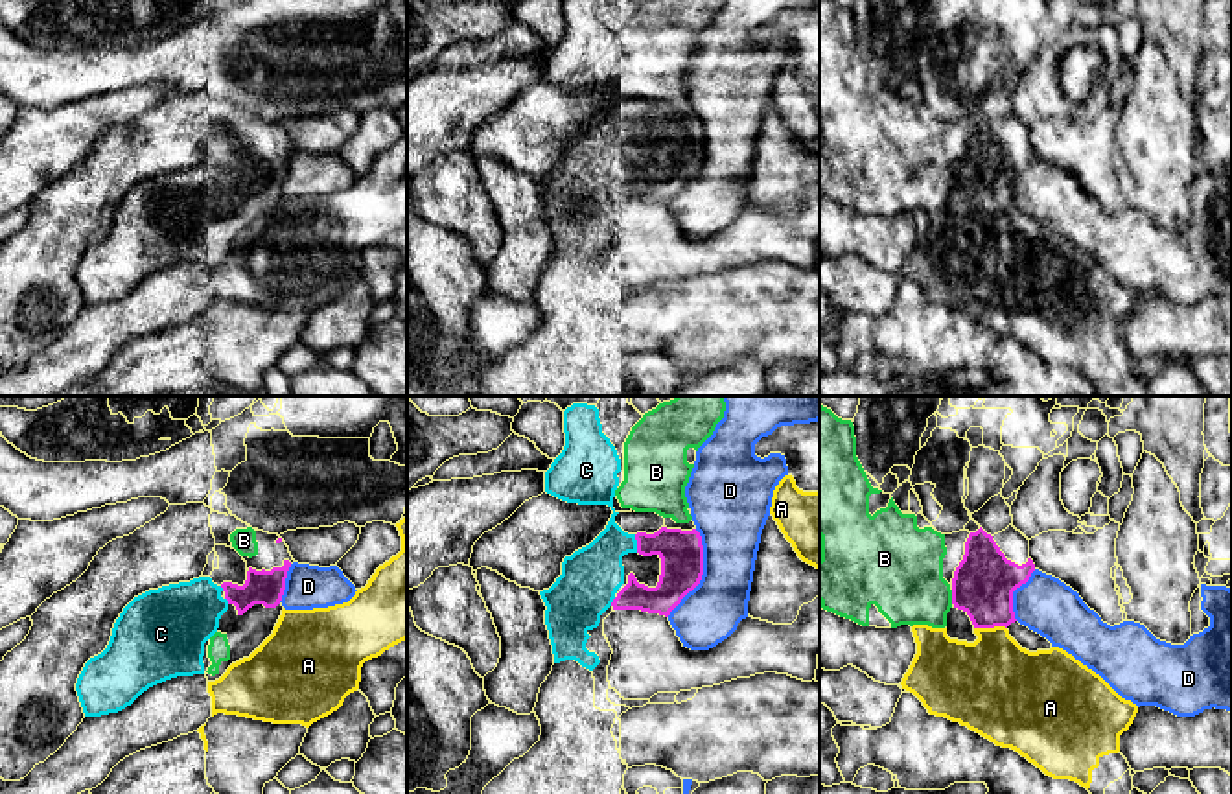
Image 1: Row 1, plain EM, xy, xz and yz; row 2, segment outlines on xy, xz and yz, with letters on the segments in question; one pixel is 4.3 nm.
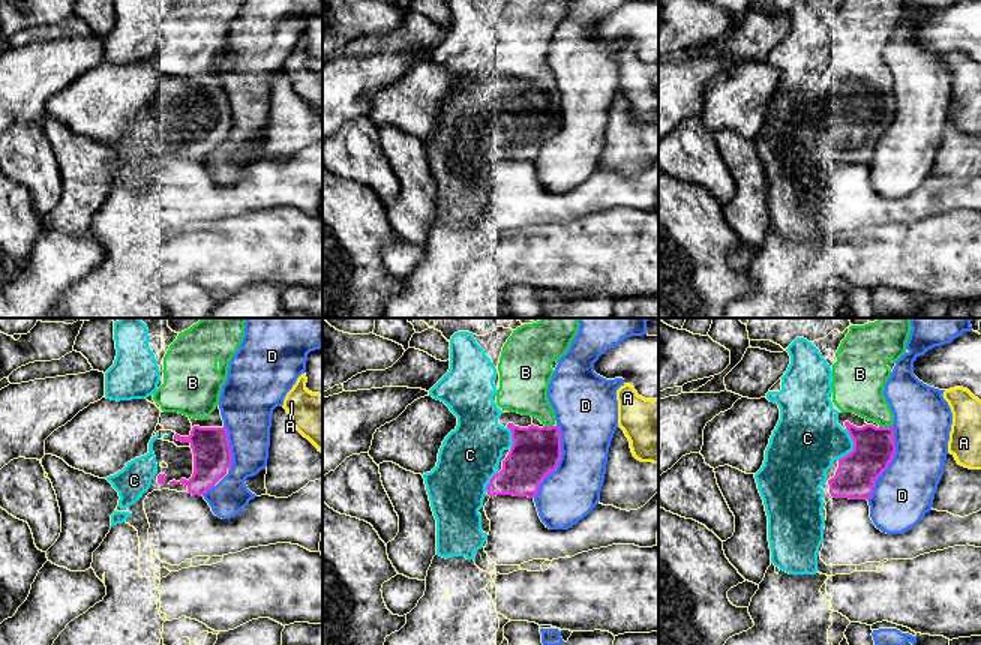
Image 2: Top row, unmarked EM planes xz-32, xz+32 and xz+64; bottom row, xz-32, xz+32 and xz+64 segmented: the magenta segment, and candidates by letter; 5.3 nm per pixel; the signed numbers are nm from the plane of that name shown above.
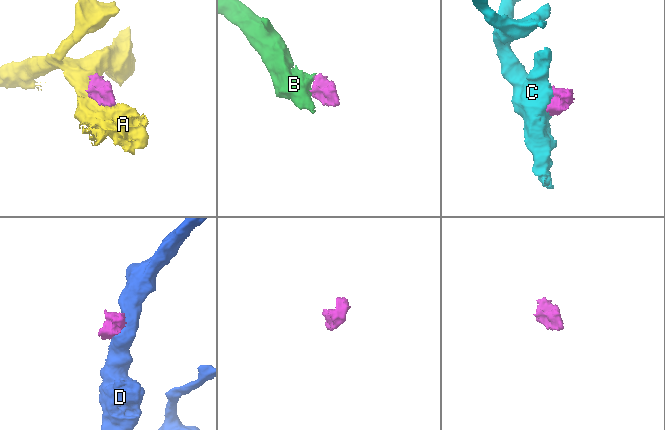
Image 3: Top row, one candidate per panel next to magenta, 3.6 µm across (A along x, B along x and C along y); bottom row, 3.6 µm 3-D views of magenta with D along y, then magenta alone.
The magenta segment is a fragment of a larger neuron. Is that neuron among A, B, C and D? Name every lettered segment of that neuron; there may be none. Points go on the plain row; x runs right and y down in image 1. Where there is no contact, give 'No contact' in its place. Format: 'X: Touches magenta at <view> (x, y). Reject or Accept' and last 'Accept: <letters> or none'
A: Touches magenta at yz (989, 214). Reject
B: Touches magenta at yz (953, 185). Accept
C: Touches magenta at xz (638, 131). Reject
D: Touches magenta at xz (702, 161). Reject
Accept: B

